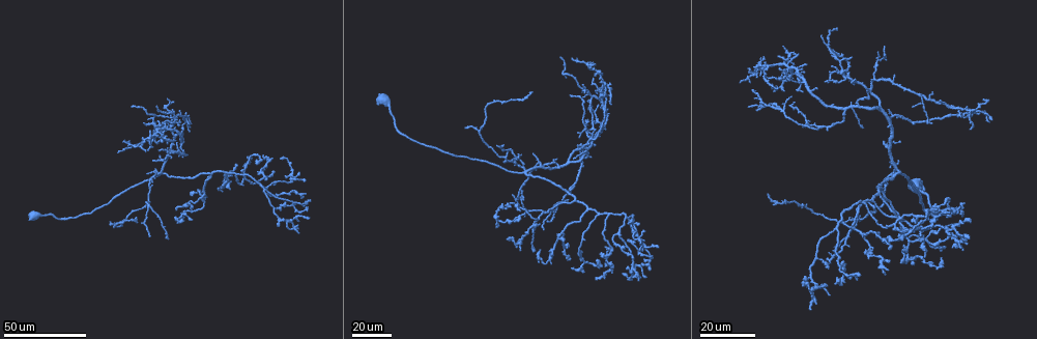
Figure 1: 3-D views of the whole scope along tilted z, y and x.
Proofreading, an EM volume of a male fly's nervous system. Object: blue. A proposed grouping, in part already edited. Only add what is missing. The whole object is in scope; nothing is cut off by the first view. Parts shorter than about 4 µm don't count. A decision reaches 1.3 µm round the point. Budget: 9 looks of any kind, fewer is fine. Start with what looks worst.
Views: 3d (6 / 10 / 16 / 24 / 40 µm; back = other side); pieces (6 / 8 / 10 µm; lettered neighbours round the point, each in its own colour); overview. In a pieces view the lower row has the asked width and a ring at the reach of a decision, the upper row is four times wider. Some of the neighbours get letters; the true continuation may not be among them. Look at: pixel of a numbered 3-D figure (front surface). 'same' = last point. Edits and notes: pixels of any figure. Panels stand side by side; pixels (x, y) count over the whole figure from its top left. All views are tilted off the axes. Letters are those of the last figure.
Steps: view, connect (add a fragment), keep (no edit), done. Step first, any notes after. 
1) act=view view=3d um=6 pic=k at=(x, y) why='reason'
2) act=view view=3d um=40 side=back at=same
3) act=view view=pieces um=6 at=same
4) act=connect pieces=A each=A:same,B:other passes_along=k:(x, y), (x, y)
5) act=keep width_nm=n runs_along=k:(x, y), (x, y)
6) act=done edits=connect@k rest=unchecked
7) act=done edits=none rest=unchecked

act=view view=3d um=24 pic=1 at=(960, 205) why='end of a long branch'

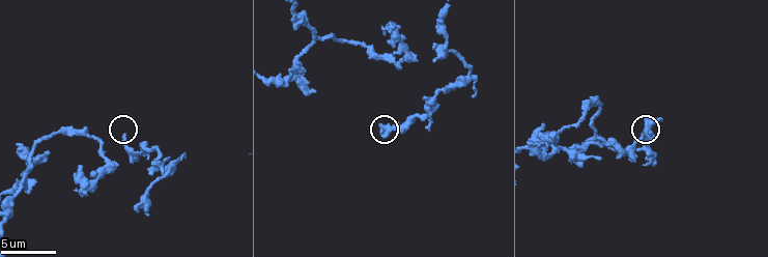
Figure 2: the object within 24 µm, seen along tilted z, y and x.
act=view view=pieces um=8 pic=2 at=(640, 136)

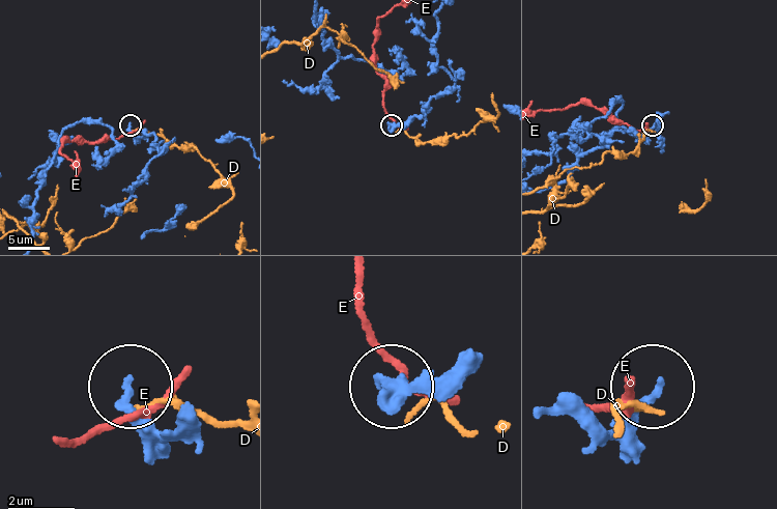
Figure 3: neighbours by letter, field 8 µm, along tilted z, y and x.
act=keep each=D:other,E:other found='none of them fits'

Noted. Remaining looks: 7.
act=view view=3d um=24 pic=1 at=(952, 240) why='end of a long branch'

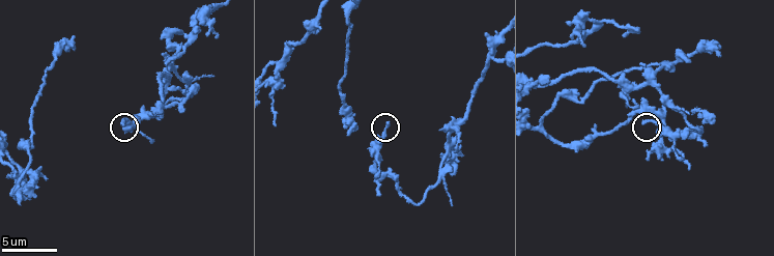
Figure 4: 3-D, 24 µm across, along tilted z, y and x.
act=view view=pieces um=6 pic=4 at=(645, 121)

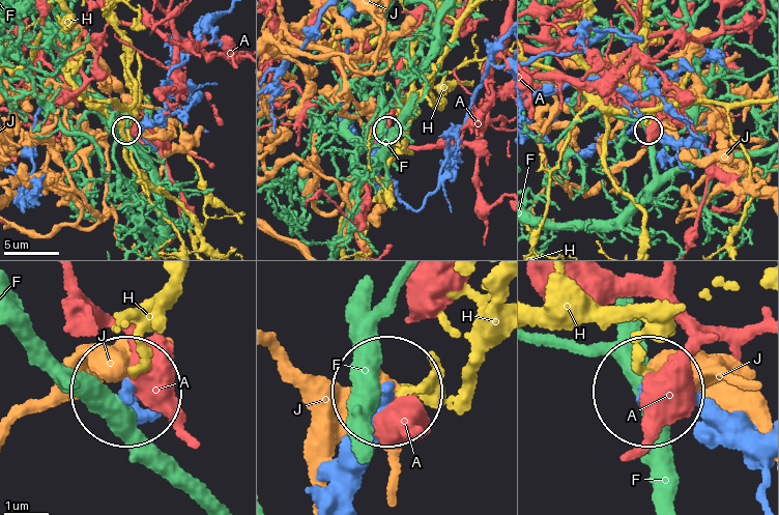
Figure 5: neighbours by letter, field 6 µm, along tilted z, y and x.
act=keep width_nm=190 each=A:other,F:other,H:other,J:other found='none of them fits'

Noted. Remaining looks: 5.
act=view view=3d um=40 pic=1 at=(601, 86) why='an open end'

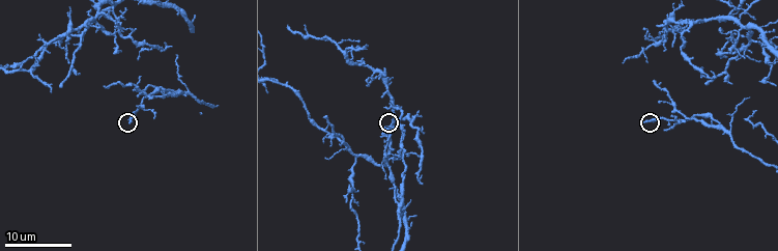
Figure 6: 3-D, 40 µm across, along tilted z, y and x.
act=view view=pieces um=8 pic=6 at=(646, 121)

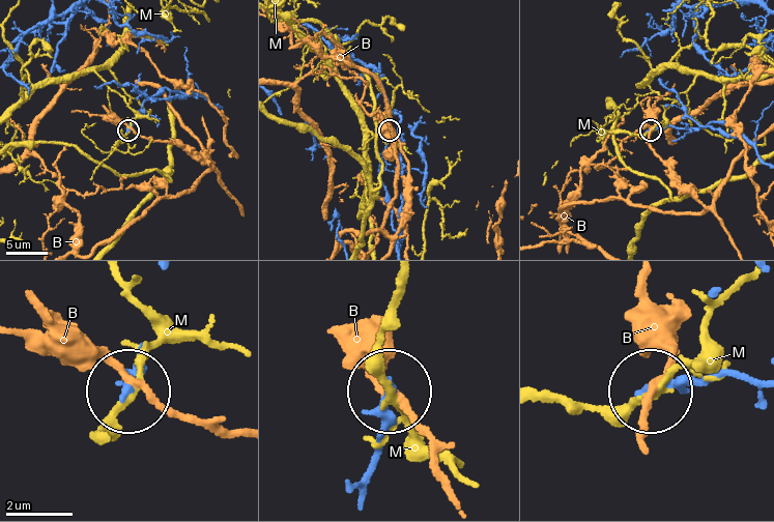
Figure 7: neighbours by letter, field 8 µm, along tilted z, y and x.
act=keep width_nm=190 each=B:other,M:other found='no lettered fragment goes on from it'

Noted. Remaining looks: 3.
act=view view=3d um=40 pic=1 at=(534, 152)

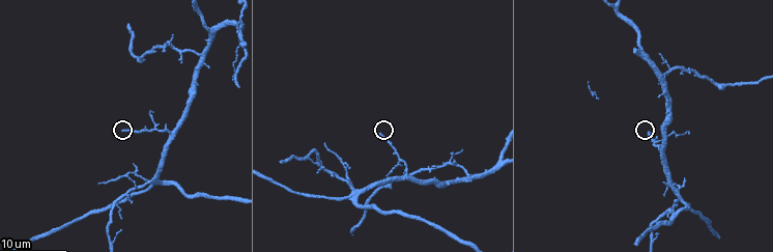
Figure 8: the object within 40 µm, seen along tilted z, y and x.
act=view view=pieces um=6 pic=8 at=(123, 132) why='what lies round it'

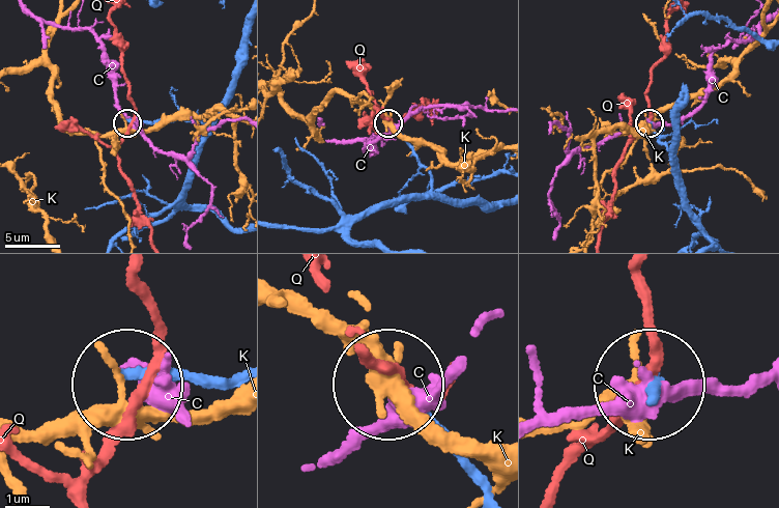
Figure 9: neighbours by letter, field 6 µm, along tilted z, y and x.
act=keep each=C:other,K:other,Q:other runs_along=9:(233, 376), (137, 379) found='none of them fits'

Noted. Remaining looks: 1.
act=done edits=none rest=unchecked

